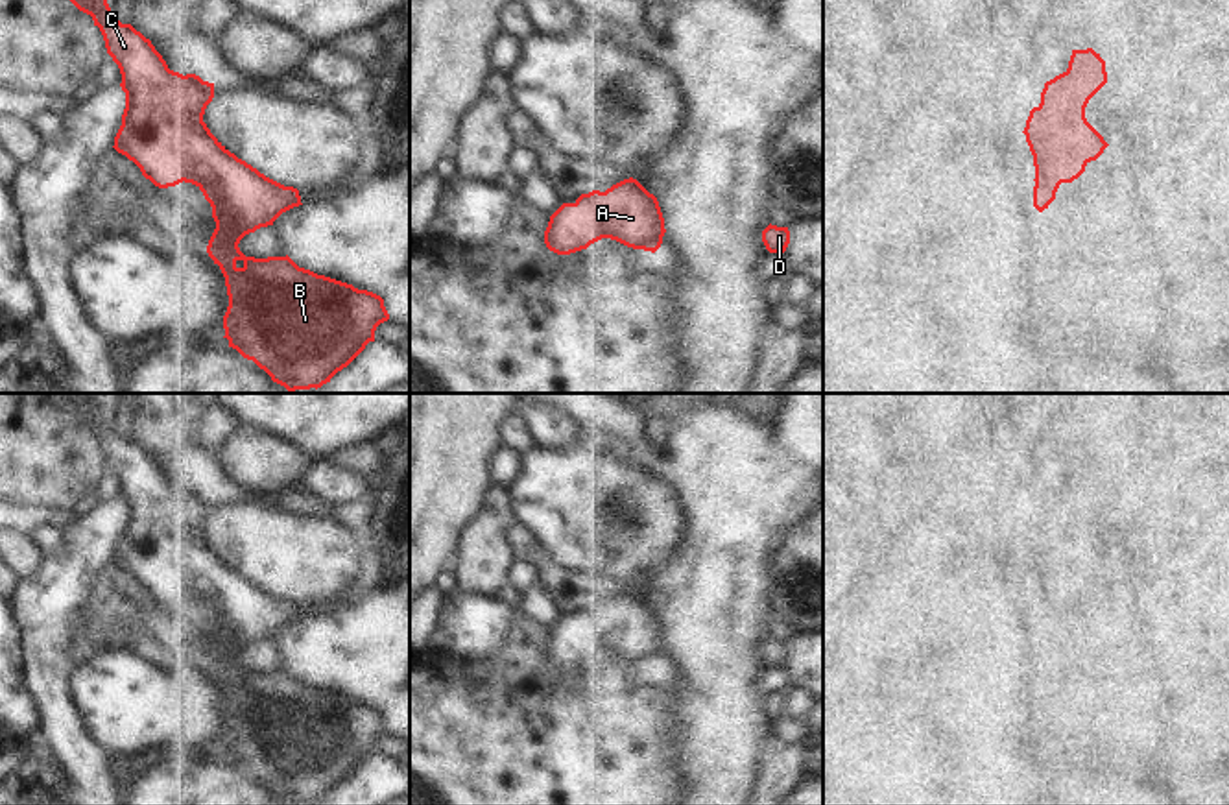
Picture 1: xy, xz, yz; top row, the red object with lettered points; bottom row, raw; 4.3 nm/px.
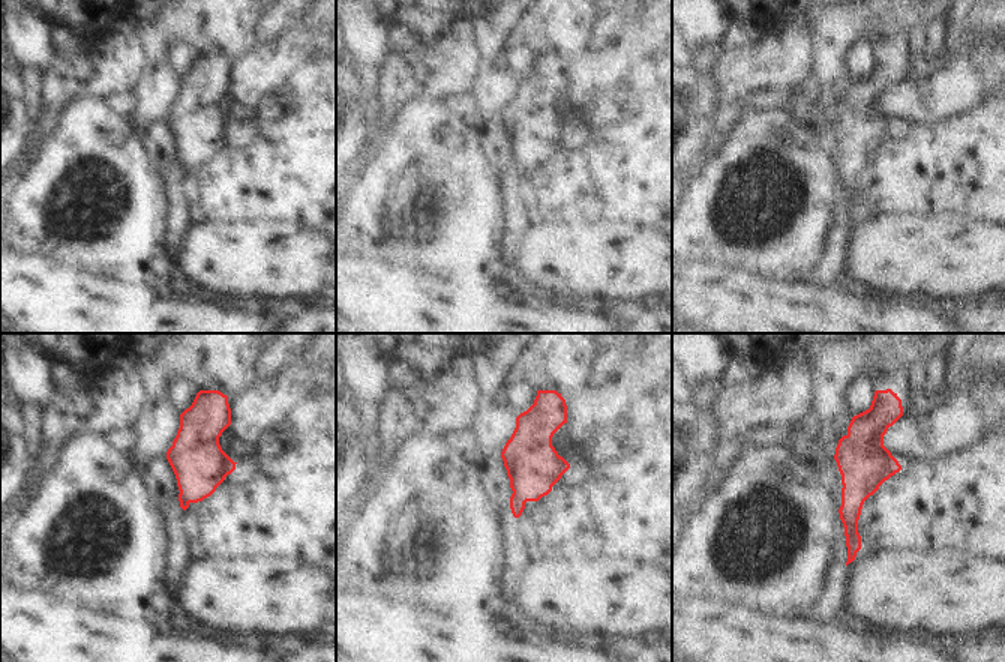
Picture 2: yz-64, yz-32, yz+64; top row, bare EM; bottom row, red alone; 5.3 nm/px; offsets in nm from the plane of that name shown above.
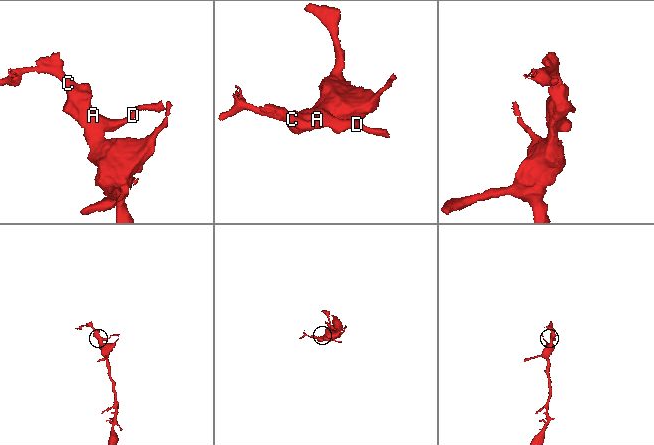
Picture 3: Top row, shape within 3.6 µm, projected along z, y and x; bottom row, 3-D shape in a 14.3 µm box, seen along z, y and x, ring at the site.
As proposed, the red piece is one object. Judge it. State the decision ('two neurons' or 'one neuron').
one neuron

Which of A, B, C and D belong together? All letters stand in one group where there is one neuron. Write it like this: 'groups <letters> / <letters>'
groups A B C D

